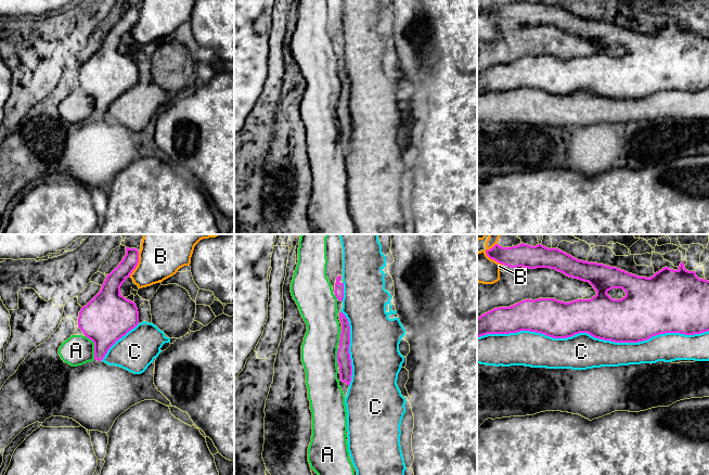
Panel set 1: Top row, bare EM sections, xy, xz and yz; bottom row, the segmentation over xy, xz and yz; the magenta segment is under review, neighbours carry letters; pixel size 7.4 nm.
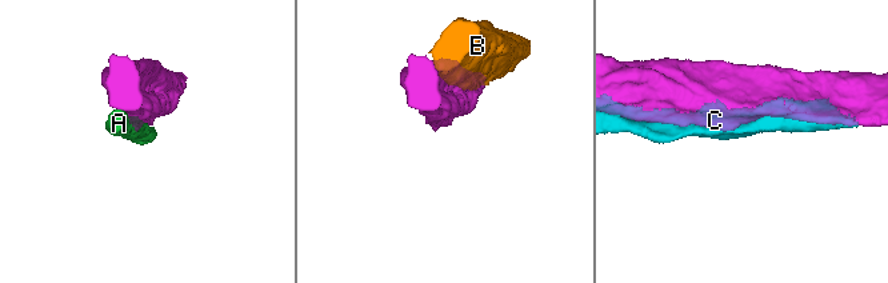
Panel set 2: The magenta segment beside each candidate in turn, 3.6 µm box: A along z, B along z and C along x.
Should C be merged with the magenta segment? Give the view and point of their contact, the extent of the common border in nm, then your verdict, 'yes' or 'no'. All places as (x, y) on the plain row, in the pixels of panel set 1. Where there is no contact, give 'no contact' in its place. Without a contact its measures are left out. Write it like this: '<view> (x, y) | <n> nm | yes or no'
yz (592, 92) | 1700 nm | no

